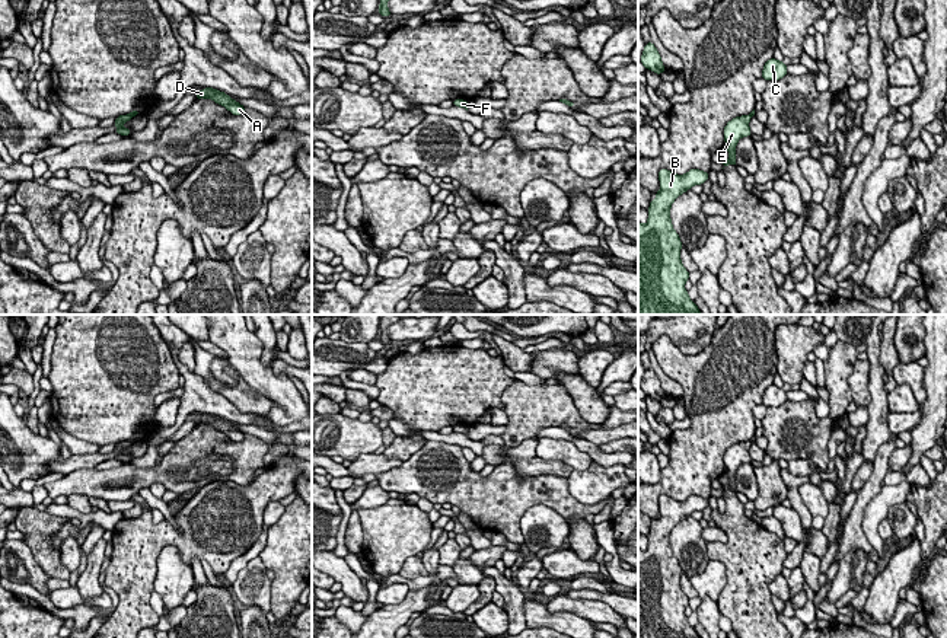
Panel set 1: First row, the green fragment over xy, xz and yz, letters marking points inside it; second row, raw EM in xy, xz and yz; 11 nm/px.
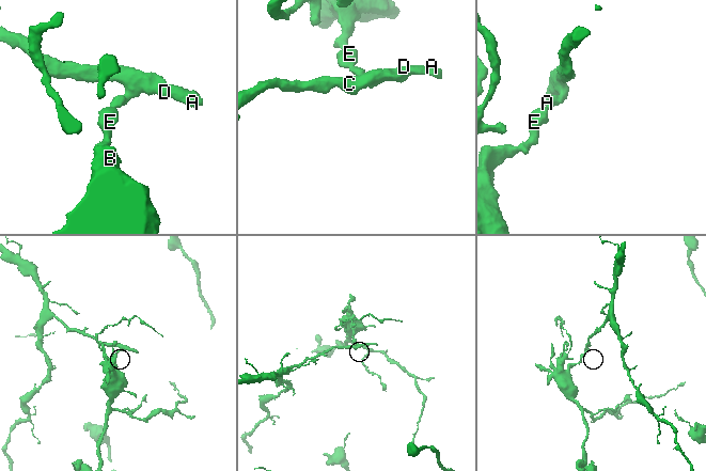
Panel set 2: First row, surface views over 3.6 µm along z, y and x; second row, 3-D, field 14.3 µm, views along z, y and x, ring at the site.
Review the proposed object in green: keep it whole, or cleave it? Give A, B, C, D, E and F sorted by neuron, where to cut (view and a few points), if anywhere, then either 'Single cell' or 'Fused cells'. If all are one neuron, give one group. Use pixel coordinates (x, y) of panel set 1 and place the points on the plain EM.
Groups: A C D F / B E. Split along xy (128, 440), (131, 443). Fused cells

